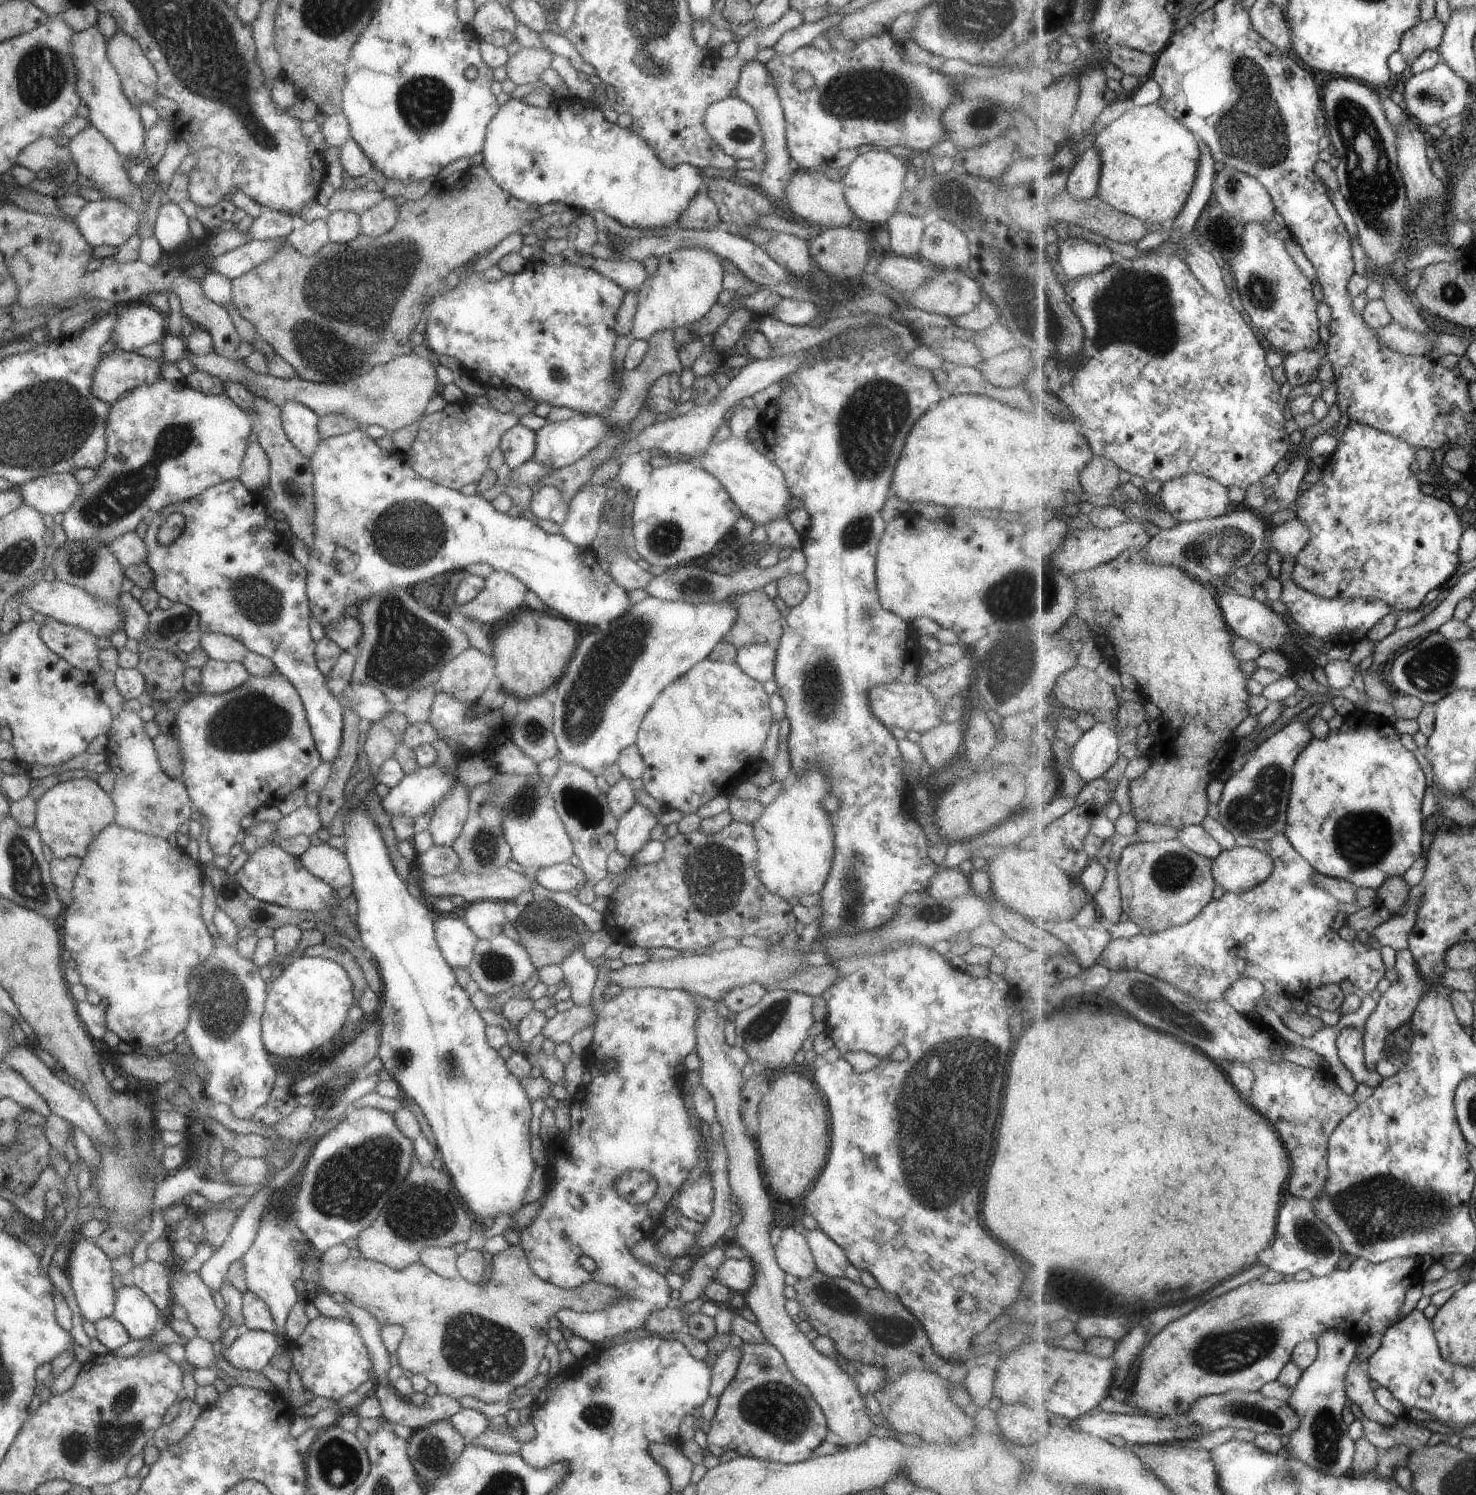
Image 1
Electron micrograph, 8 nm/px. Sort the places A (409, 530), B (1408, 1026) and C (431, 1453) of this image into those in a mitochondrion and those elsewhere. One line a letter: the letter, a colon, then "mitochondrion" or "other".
A: mitochondrion
B: other
C: mitochondrion

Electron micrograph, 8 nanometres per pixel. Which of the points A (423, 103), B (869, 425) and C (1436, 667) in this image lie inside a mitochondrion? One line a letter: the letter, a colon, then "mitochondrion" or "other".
A: mitochondrion
B: mitochondrion
C: mitochondrion

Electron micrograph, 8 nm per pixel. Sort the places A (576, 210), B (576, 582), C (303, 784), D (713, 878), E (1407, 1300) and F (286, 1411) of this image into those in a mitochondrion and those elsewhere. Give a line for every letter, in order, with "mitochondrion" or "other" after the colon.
A: other
B: other
C: other
D: mitochondrion
E: other
F: other

